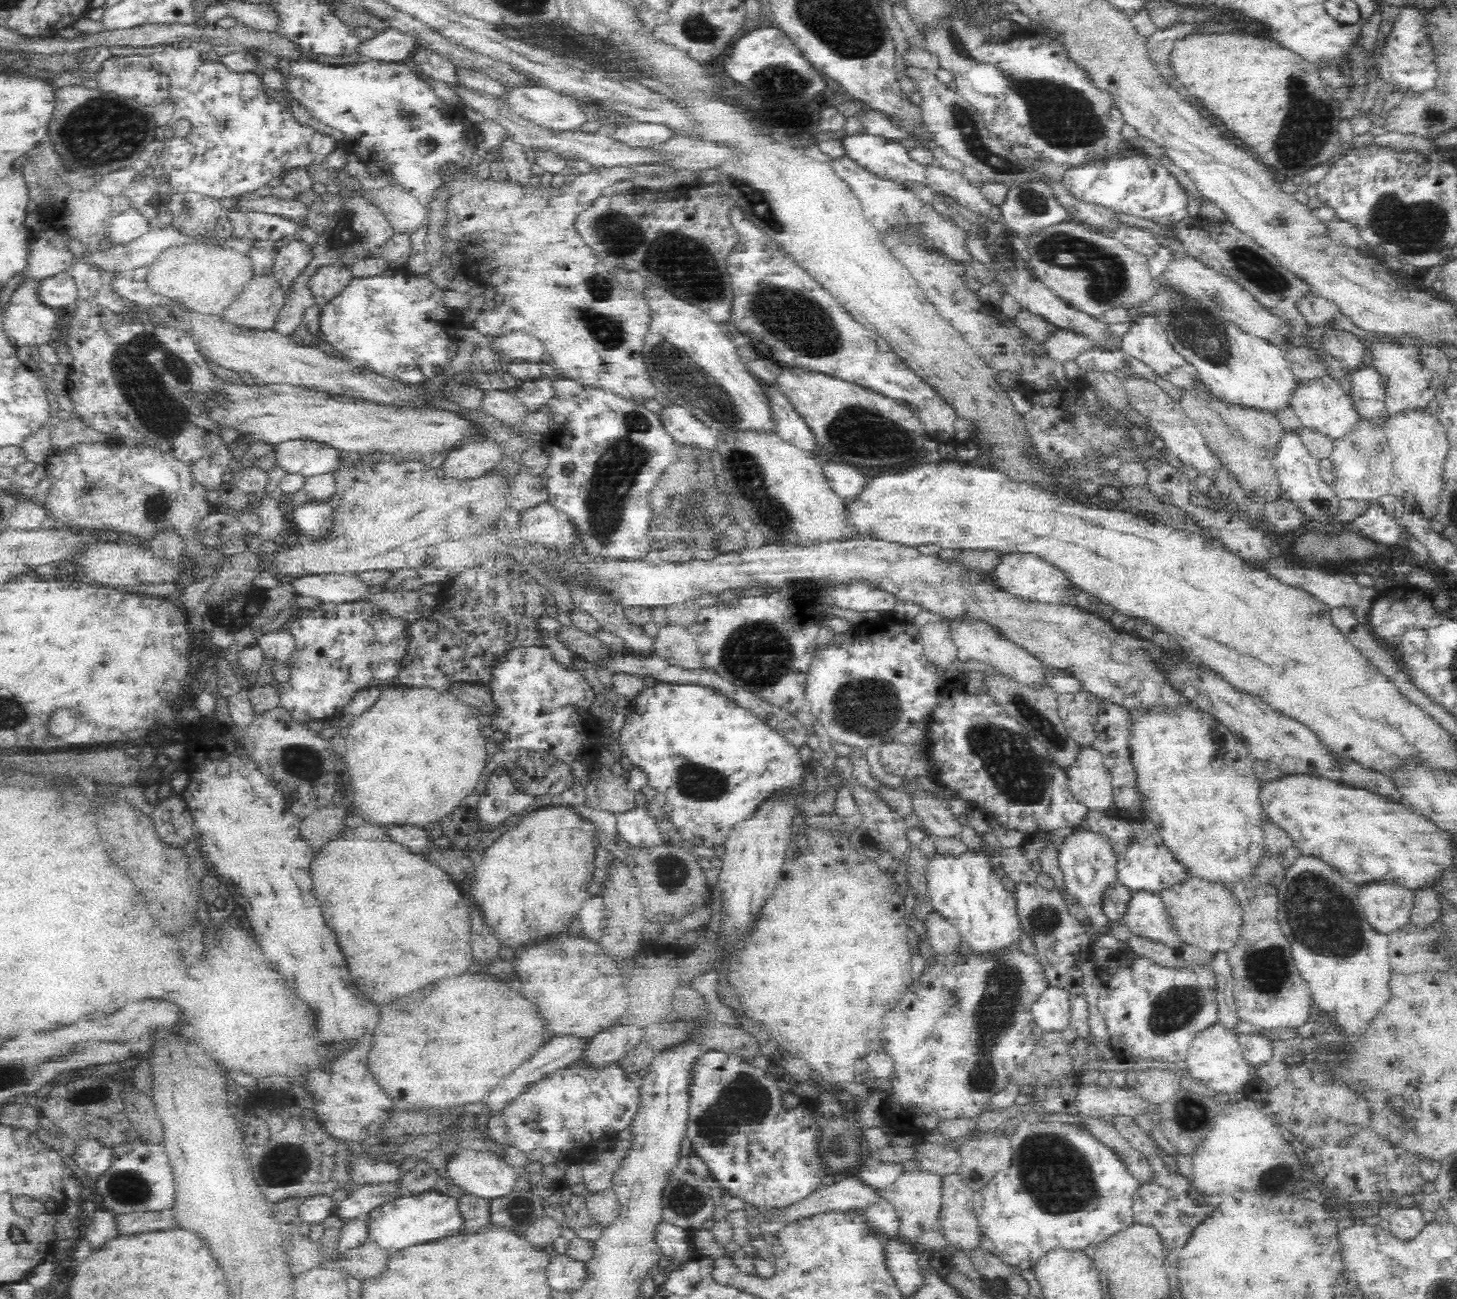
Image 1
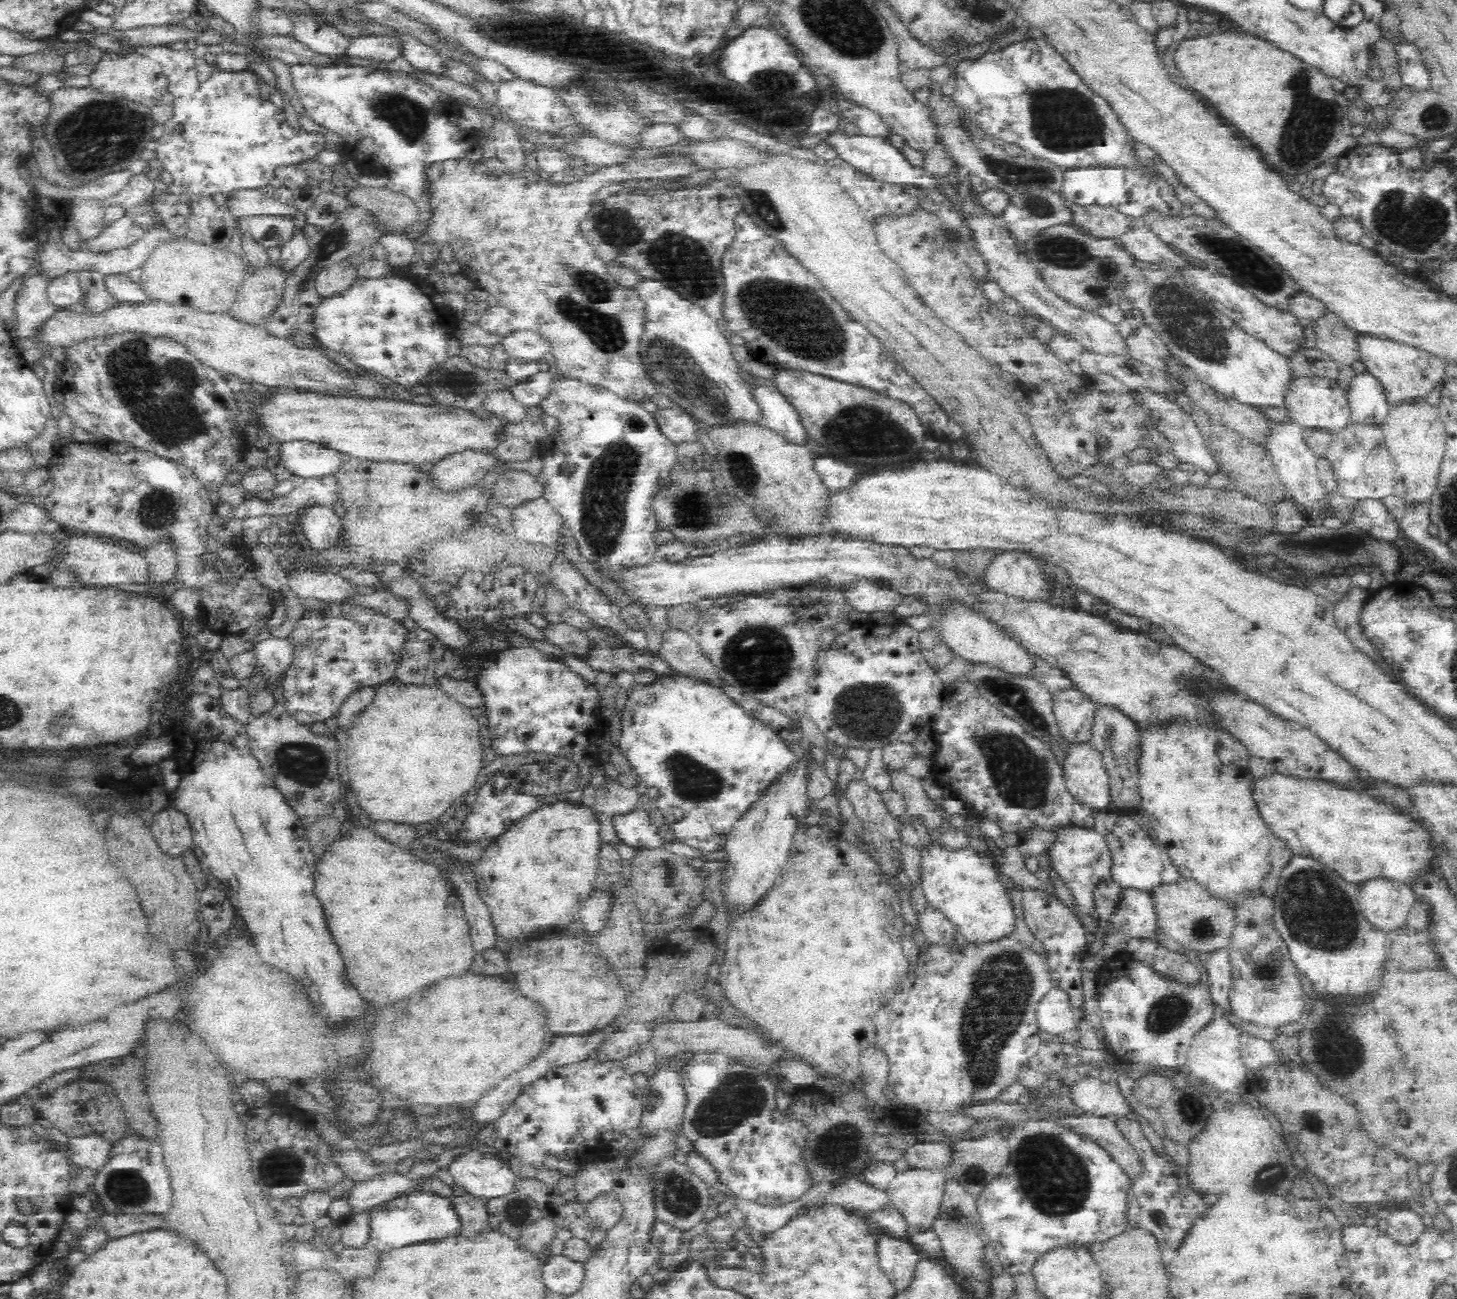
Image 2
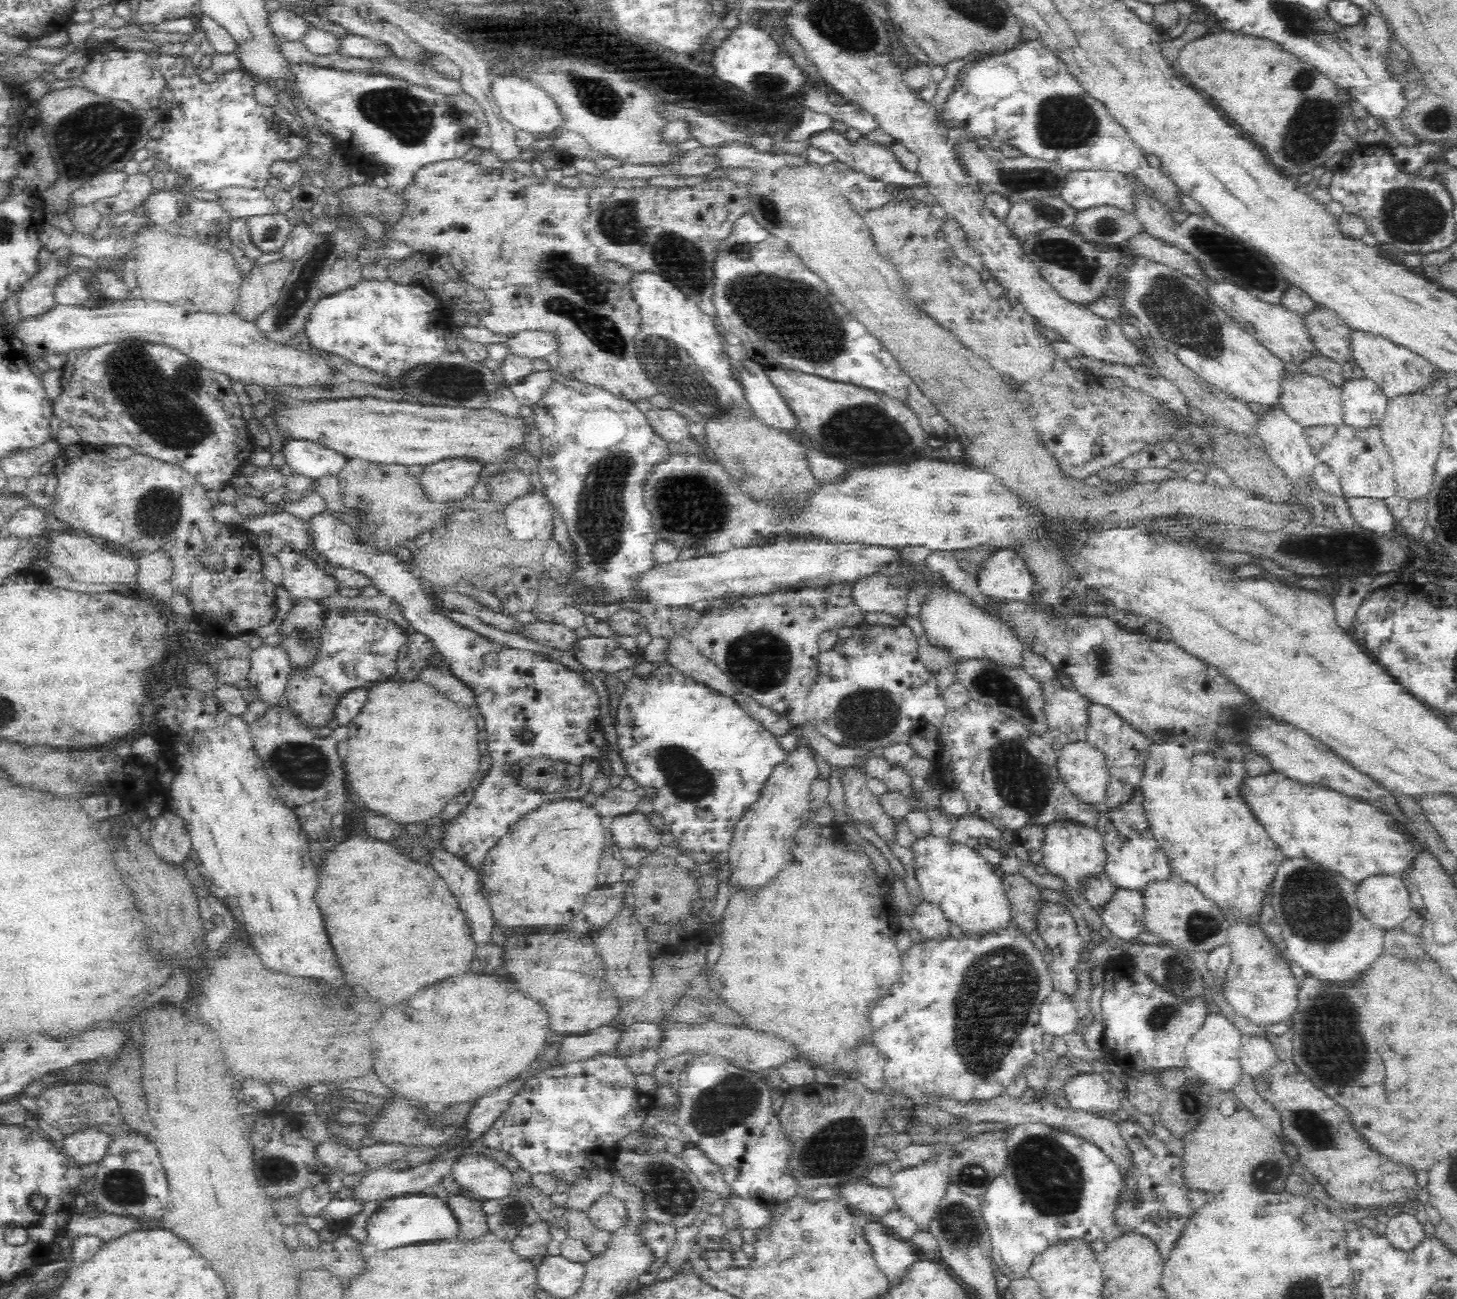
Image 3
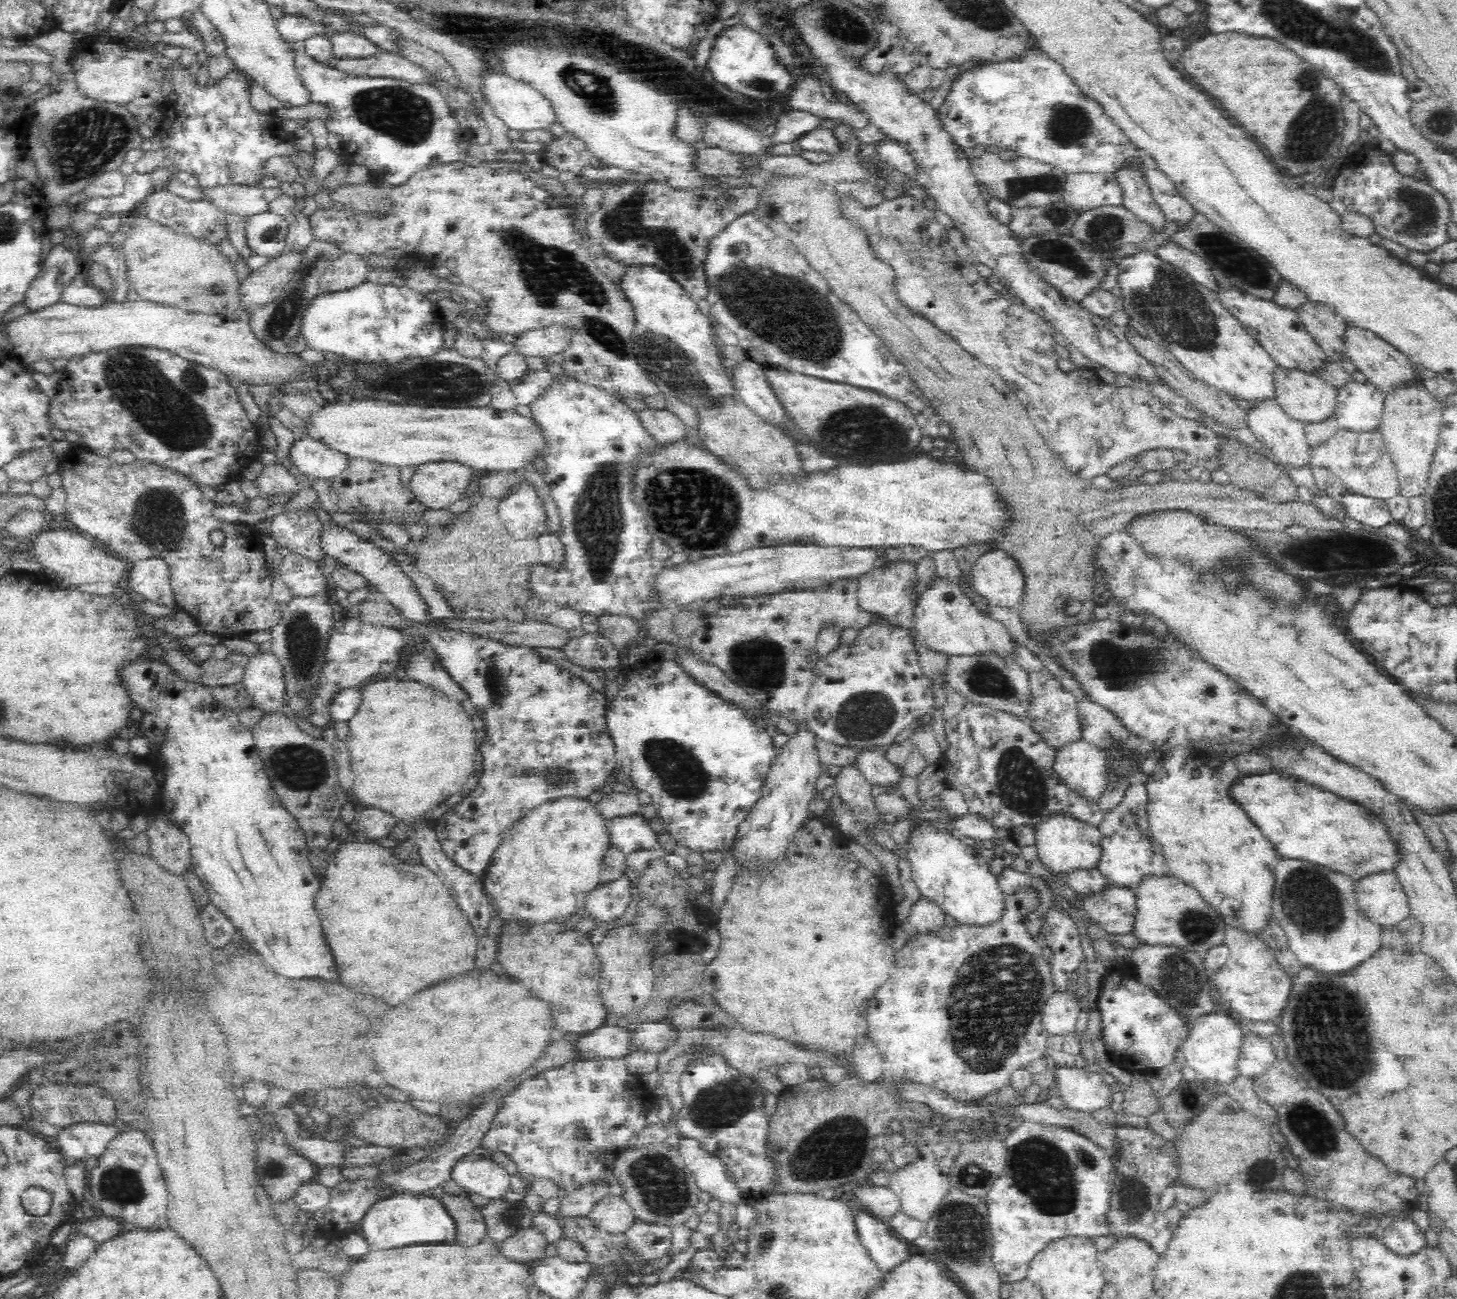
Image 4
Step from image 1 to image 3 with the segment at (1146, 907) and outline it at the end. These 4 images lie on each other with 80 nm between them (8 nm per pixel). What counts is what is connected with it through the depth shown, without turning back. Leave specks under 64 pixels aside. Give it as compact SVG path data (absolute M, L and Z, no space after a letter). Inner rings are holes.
M1117 888L1112 900L1102 909L1104 909L1104 912L1100 914L1102 922L1110 929L1114 938L1128 941L1146 933L1145 898L1142 897L1141 891Z

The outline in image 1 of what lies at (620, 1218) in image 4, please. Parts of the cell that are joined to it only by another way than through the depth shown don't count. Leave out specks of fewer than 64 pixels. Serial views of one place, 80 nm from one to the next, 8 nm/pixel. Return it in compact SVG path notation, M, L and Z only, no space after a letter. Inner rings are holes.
M613 1187L589 1192L585 1197L590 1216L603 1229L609 1227L619 1215L621 1206Z

